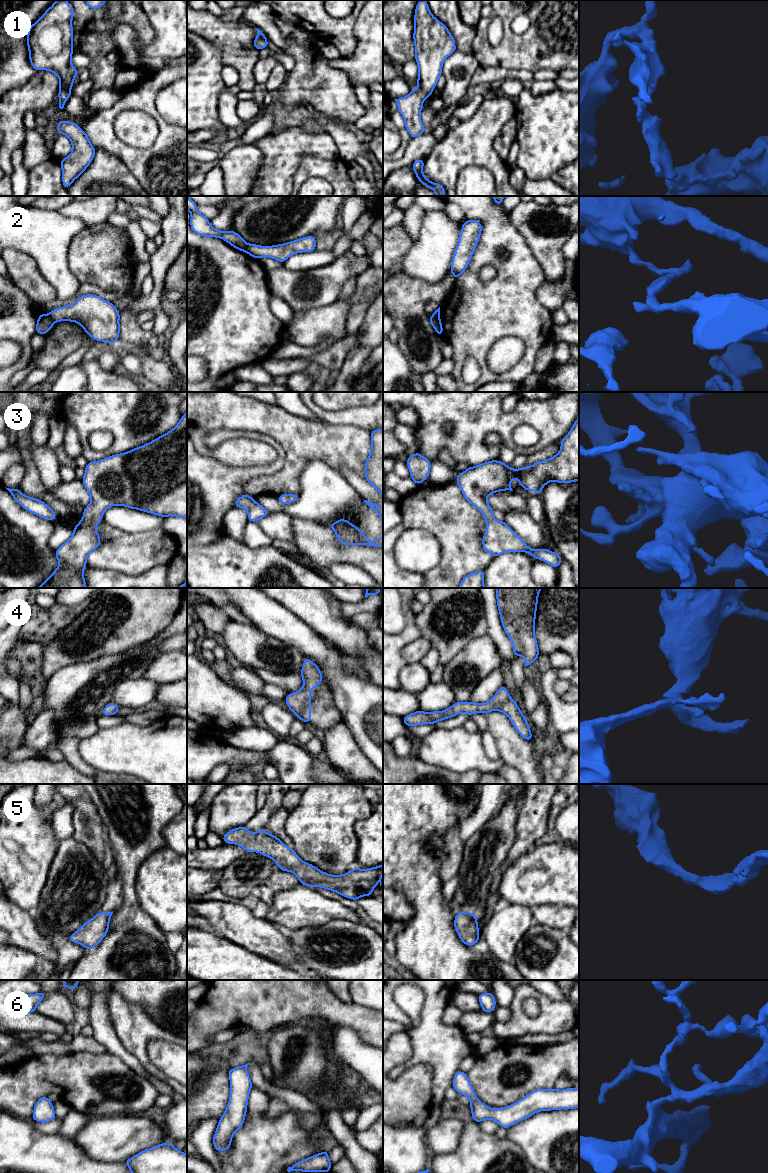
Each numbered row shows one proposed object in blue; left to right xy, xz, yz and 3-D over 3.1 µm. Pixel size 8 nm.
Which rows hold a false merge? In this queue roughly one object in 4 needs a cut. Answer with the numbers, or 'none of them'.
2

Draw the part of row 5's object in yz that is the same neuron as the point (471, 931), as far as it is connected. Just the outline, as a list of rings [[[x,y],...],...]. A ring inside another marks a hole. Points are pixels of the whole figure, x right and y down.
[[[466,911],[456,913],[454,928],[461,941],[469,947],[480,940],[477,917],[474,913]]]

